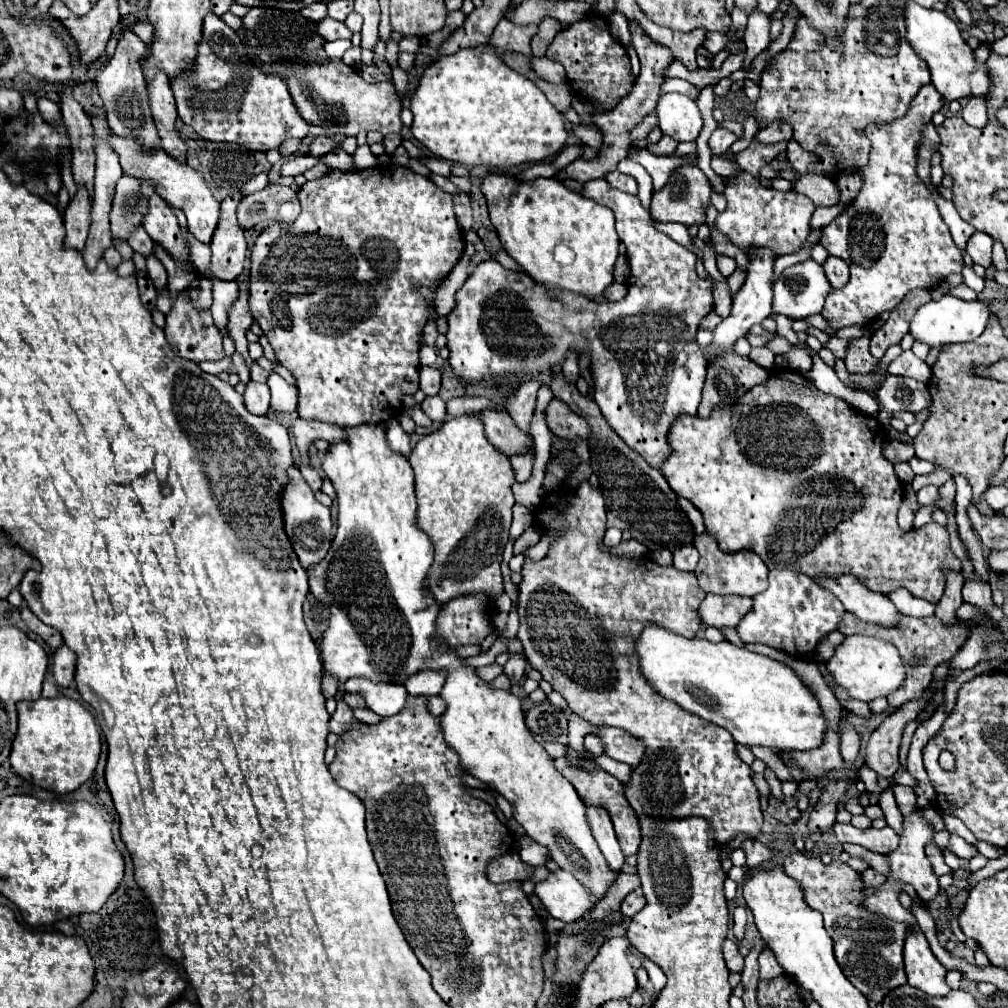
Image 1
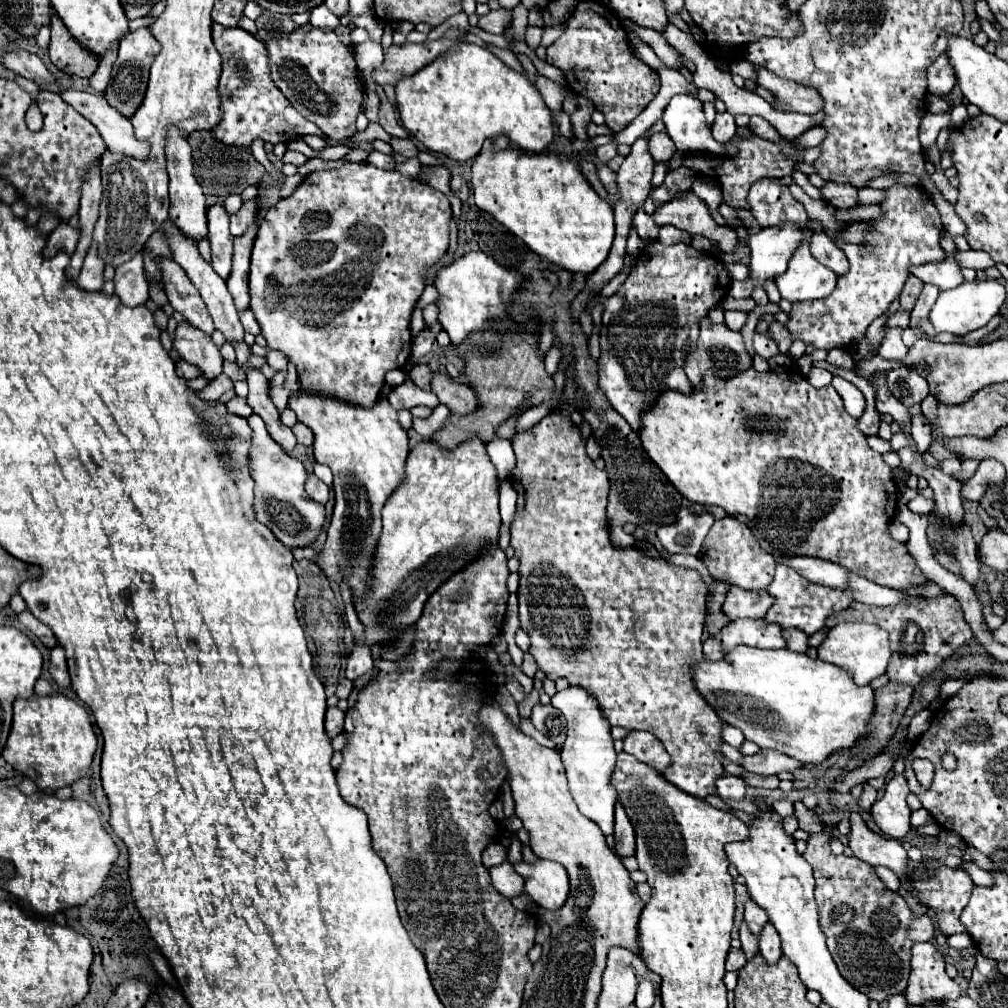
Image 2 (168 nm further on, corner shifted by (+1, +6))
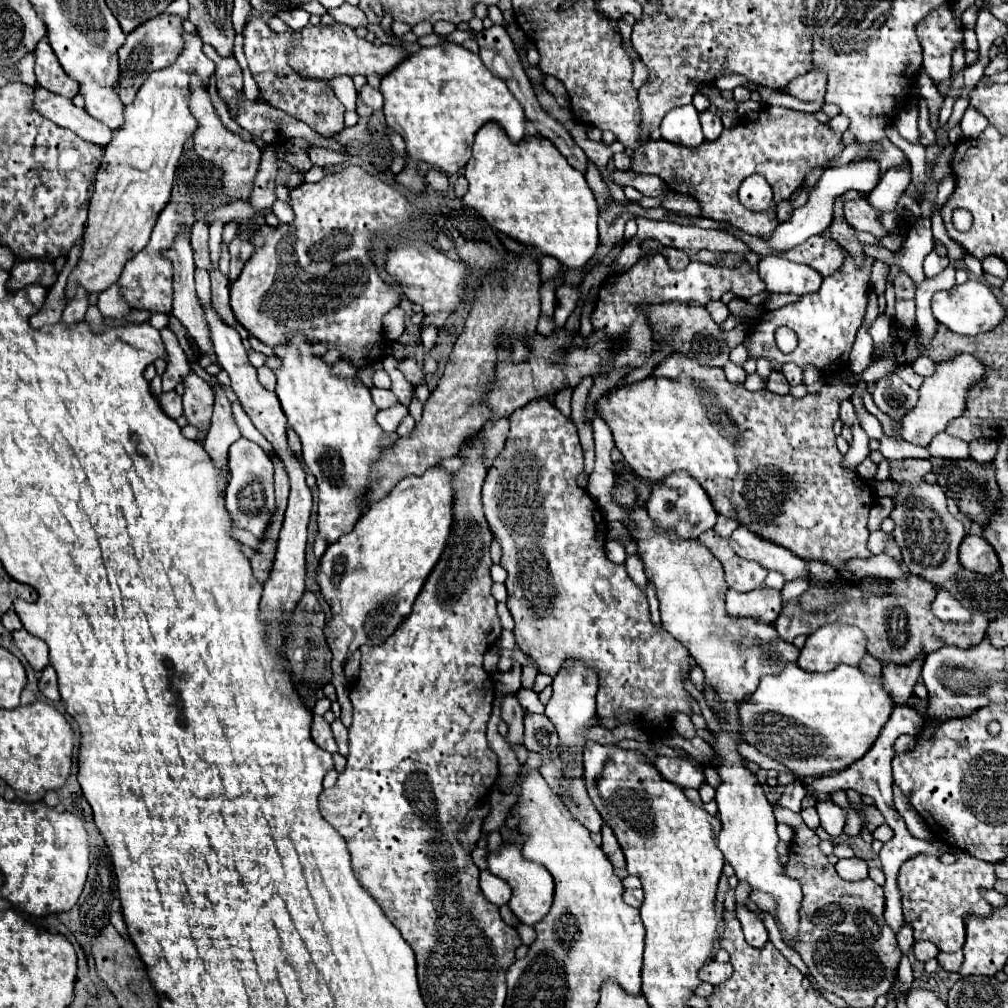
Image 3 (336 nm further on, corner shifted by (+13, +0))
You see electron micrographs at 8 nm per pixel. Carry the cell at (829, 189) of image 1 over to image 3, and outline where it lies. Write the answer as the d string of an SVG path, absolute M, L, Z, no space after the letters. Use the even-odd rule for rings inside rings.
M855 199L855 201L845 201L843 205L845 211L845 221L859 231L873 233L875 237L885 237L887 231L879 223L879 211L873 209L865 199Z

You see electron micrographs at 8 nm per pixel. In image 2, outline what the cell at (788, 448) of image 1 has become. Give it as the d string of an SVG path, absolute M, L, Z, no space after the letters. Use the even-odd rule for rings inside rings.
M747 369L747 371L733 375L731 379L721 379L709 371L709 373L705 373L701 385L693 387L691 395L683 395L679 391L669 389L655 401L655 405L647 407L643 413L643 419L641 419L639 439L641 439L641 445L647 451L647 455L667 475L667 479L675 485L675 489L679 489L681 495L685 495L691 503L699 503L705 507L709 507L709 505L723 507L729 515L733 515L741 523L745 523L753 531L753 535L757 537L761 547L767 553L773 553L773 557L785 557L785 555L787 557L793 557L793 555L819 557L819 559L843 565L849 571L855 571L855 573L867 577L869 581L875 581L885 587L893 587L893 589L907 589L911 585L919 585L925 581L925 577L921 575L915 561L909 557L905 543L895 541L887 529L891 517L895 515L895 505L897 505L897 487L893 481L893 471L881 459L881 455L875 453L867 445L867 437L855 427L855 423L857 421L845 411L843 399L839 397L839 393L835 391L833 385L815 389L795 369L785 371L785 373L769 373L769 371L759 373L755 369Z

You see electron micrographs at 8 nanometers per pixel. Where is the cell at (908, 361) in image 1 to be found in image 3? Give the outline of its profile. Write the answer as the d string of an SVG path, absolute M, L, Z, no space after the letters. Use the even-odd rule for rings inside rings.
M879 315L873 321L873 325L869 327L869 333L873 337L873 349L877 351L889 339L889 335L891 335L891 321L885 315Z

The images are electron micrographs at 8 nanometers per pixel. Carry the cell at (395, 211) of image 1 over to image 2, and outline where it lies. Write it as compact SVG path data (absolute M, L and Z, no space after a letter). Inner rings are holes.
M345 163L341 169L315 171L303 179L303 183L297 187L297 191L291 197L281 199L275 207L271 207L265 213L251 255L251 275L249 275L251 305L249 307L261 325L261 335L267 339L267 347L279 349L289 355L289 361L295 363L297 373L301 377L301 387L305 391L333 395L337 399L345 399L363 407L373 405L373 401L381 395L385 373L391 369L401 369L411 355L413 337L409 333L409 319L419 295L425 289L421 269L433 265L437 259L445 255L449 247L449 221L451 221L451 205L443 193L435 191L431 185L423 185L415 179L403 177L397 171L377 169L369 163Z

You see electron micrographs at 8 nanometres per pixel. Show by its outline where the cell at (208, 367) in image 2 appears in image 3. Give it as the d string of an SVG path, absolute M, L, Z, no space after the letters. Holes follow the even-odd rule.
M191 371L185 379L185 393L183 393L183 409L185 417L191 425L203 427L211 421L211 409L213 409L213 393L205 379L201 379L195 371Z

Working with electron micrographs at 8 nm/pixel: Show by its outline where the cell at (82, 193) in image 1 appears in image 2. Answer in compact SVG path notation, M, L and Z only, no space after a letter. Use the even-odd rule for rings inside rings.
M59 223L57 229L47 237L43 257L55 257L59 251L73 255L77 241L79 241L79 231L73 229L69 223Z

